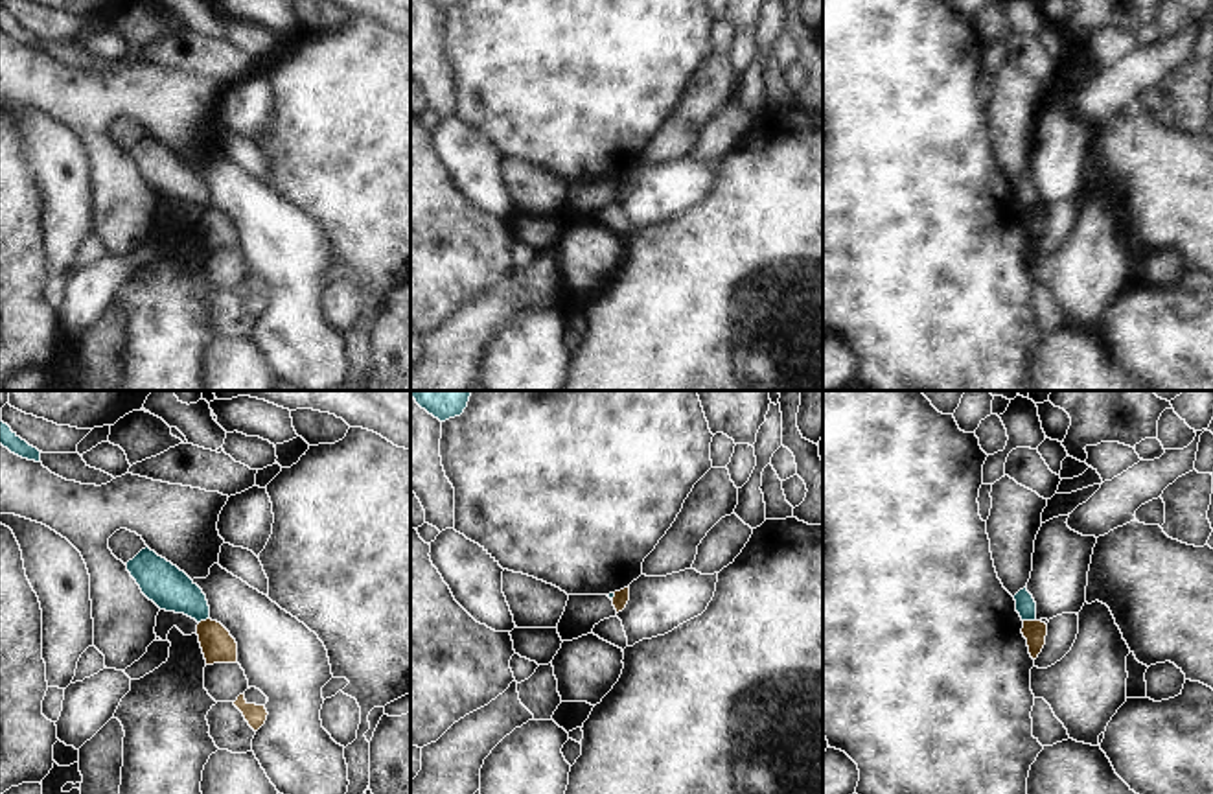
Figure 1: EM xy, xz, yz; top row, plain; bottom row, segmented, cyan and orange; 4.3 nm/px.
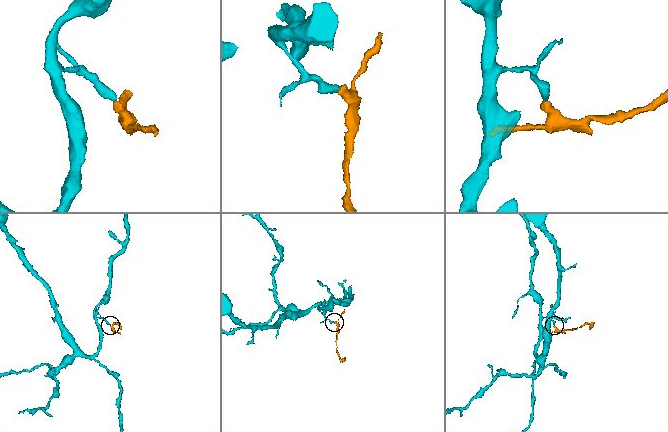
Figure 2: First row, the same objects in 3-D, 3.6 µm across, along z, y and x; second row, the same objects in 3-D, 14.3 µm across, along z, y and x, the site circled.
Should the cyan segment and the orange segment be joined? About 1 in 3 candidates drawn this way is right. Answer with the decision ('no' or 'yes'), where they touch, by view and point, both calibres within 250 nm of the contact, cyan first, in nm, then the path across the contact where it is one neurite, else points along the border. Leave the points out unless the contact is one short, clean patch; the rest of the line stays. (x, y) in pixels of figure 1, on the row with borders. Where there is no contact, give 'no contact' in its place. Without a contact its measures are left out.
no | yz (1029, 619) | 90/100 nm | along yz (1035, 618), (1024, 621)

